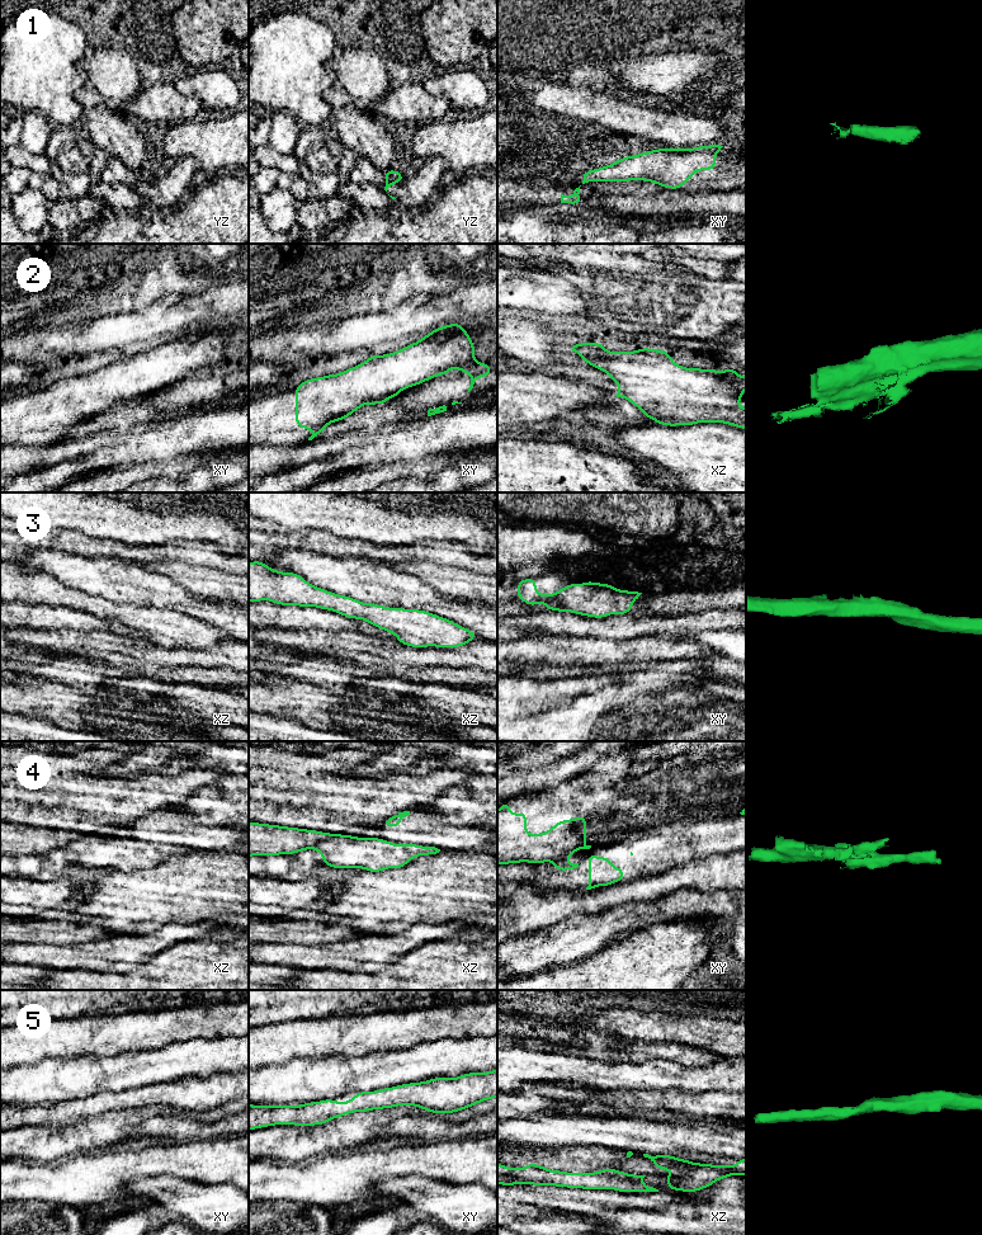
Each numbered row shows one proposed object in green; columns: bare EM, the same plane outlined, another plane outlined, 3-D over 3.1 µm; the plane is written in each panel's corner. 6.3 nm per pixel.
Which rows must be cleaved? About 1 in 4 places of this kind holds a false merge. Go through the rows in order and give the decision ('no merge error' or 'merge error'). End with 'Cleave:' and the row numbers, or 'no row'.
1: merge error
2: no merge error
3: no merge error
4: merge error
5: no merge error
Cleave: 1, 4

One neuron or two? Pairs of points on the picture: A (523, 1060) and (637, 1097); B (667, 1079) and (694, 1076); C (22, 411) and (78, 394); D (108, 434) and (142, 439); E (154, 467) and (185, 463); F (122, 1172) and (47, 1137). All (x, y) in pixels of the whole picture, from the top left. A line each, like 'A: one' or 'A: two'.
A: two
B: one
C: one
D: two
E: one
F: two

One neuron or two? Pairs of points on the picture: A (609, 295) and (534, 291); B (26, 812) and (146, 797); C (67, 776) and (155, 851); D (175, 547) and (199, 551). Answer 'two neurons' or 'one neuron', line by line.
A: two neurons
B: two neurons
C: two neurons
D: one neuron

